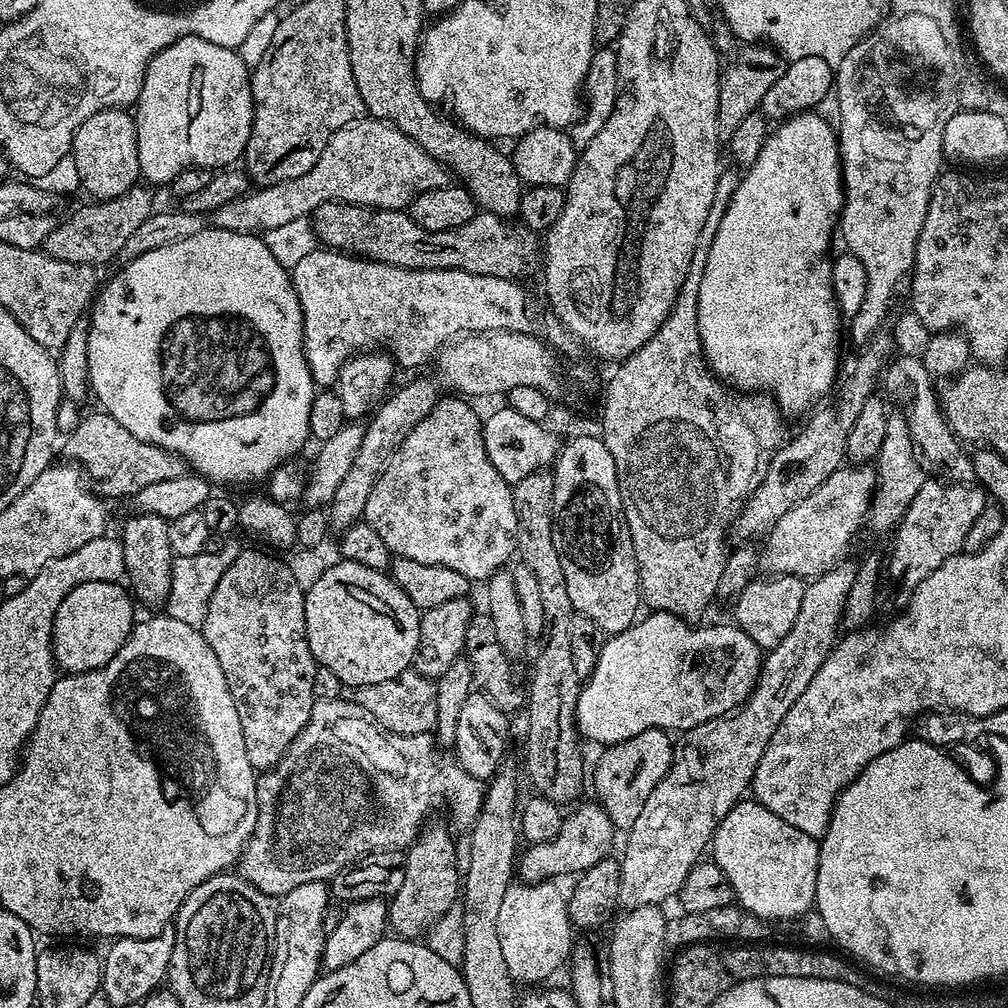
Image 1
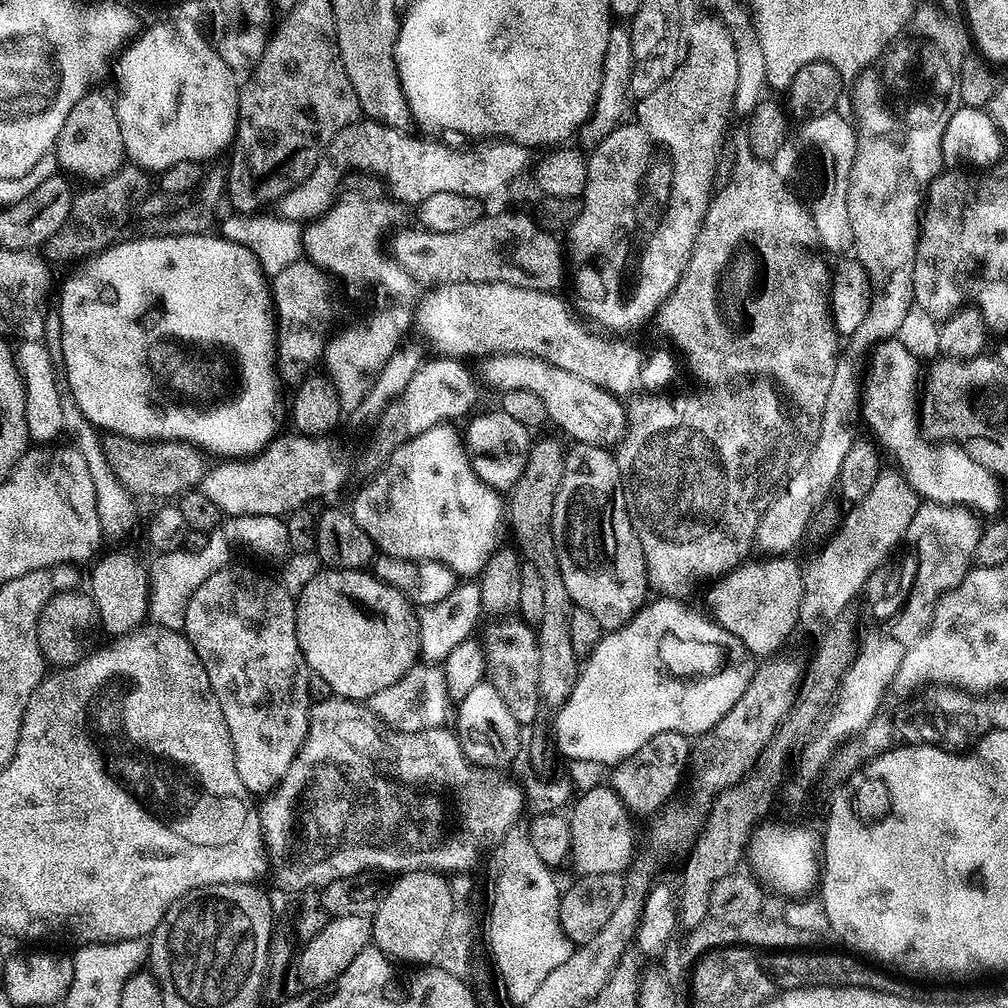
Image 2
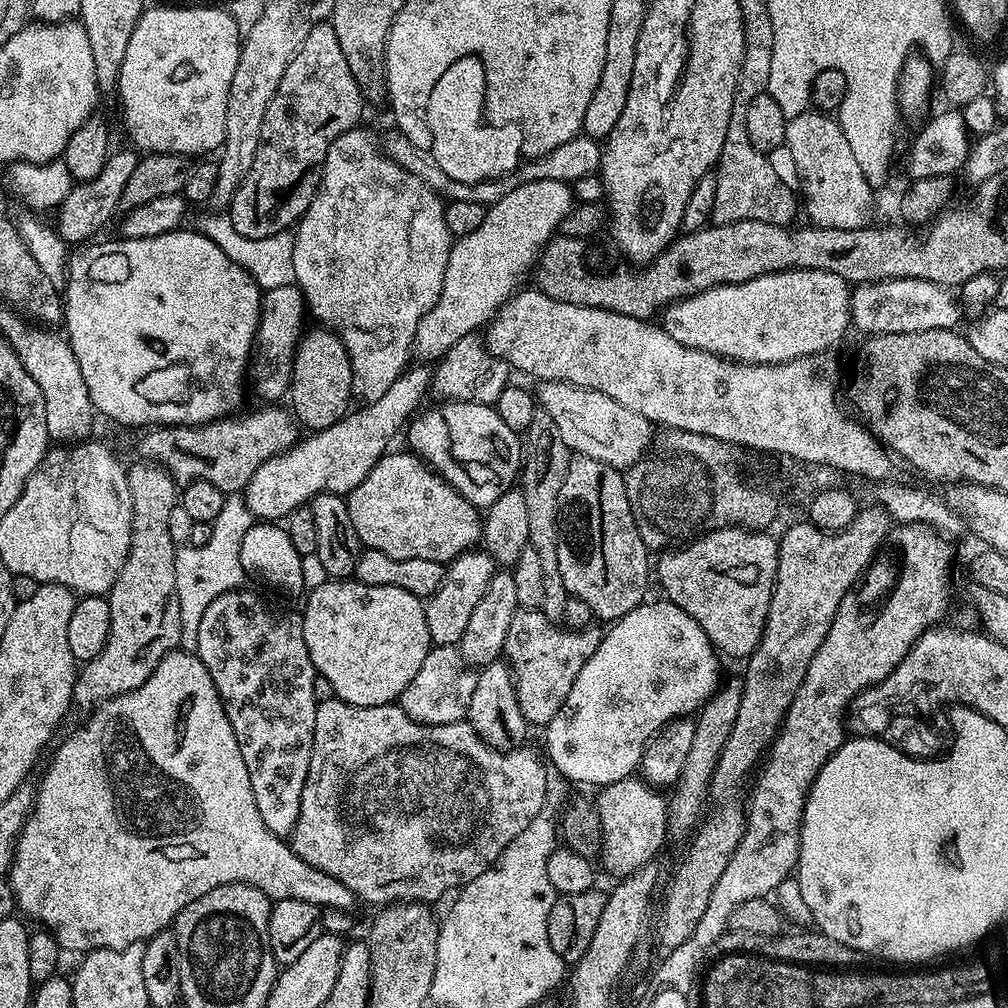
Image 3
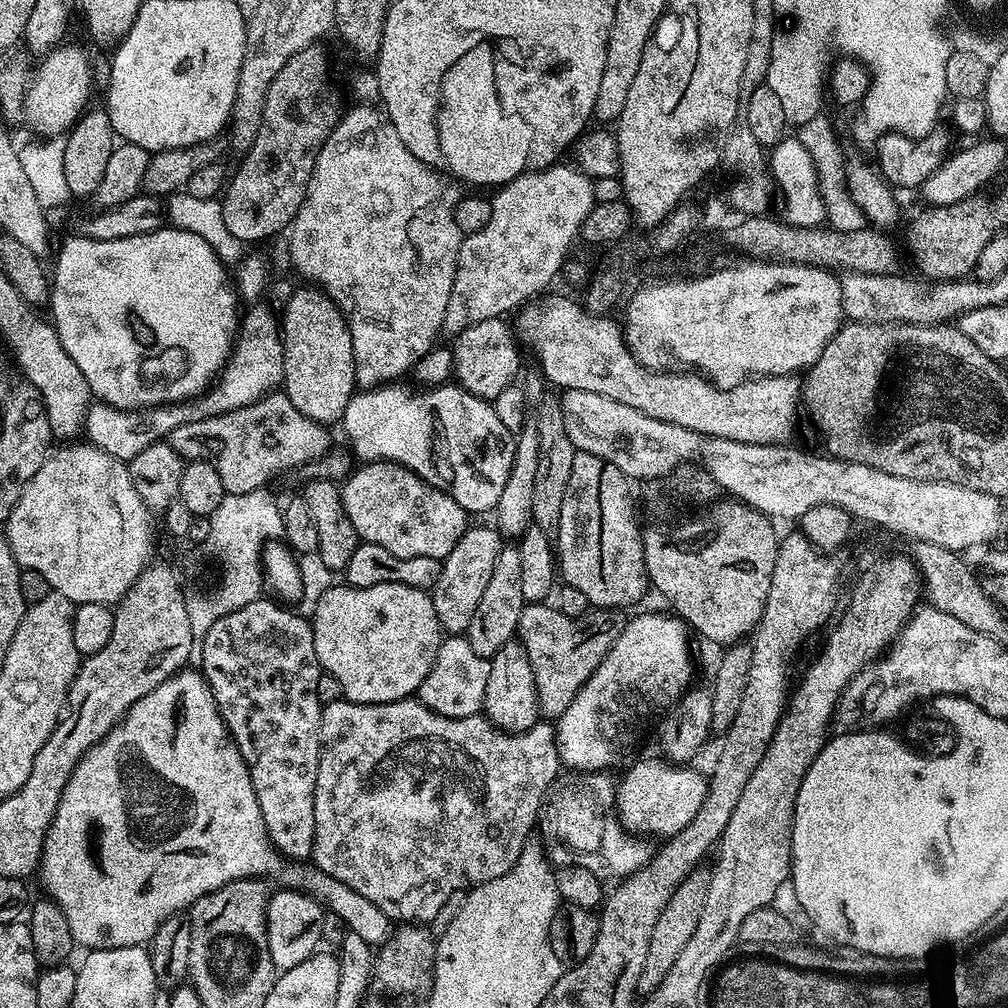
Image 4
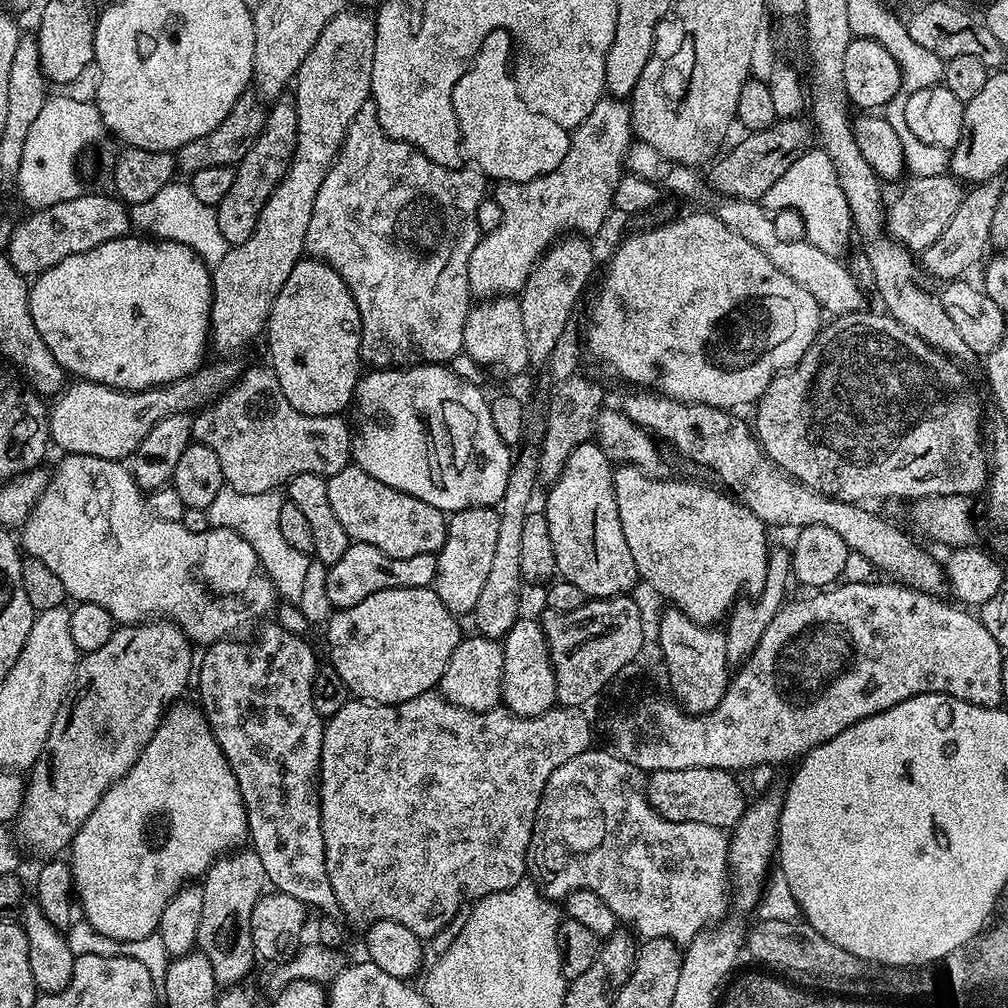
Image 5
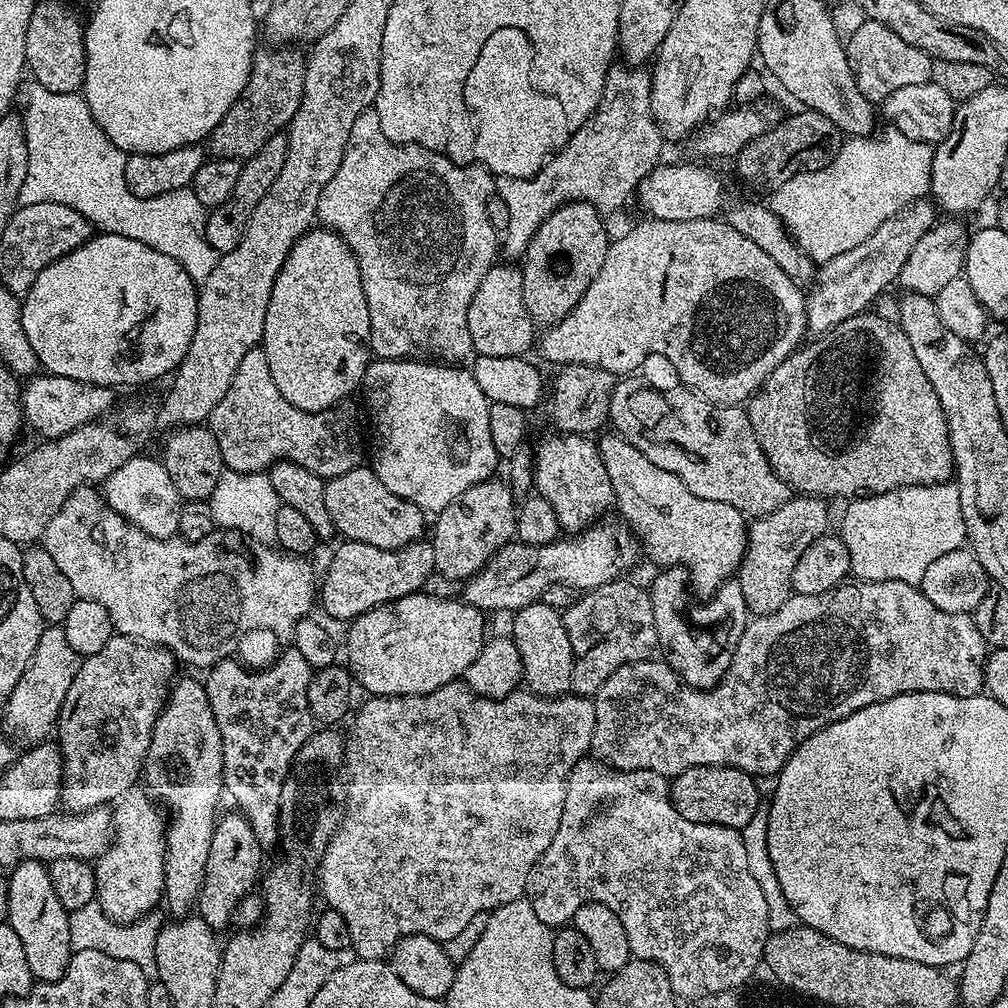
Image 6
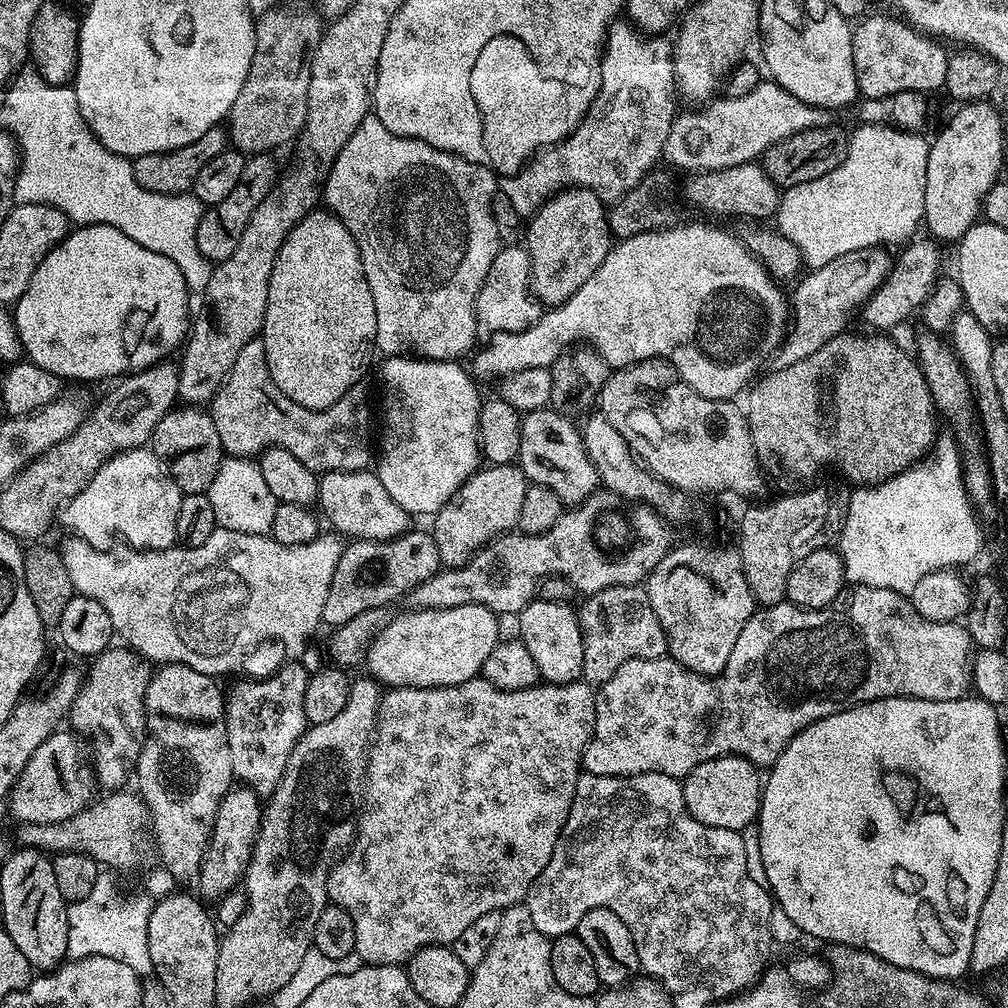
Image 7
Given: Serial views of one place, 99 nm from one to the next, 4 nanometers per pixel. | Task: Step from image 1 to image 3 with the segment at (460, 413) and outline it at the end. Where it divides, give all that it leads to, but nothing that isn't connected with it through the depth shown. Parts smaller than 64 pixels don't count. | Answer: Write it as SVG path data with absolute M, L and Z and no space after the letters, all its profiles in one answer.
M408 450L396 451L389 451L380 459L374 470L370 470L370 474L366 474L360 485L346 497L350 522L354 522L354 530L358 530L361 545L382 550L382 554L390 554L390 558L430 558L430 562L442 565L475 549L482 540L482 516L476 505L458 494L458 490L450 487L440 473L425 464L419 456Z

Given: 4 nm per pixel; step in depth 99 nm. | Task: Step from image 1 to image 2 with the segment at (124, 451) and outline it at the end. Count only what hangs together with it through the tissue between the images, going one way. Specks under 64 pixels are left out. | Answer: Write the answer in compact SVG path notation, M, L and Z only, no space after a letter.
M128 440L126 446L128 446L126 485L128 491L140 498L141 496L179 497L199 486L210 468L210 465L204 461L203 454L205 453L195 444L188 444L185 440Z

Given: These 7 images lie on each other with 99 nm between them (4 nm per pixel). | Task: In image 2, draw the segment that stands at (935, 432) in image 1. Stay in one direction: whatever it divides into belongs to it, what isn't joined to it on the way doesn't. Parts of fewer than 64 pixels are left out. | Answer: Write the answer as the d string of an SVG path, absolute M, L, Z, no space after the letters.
M896 338L877 342L871 349L870 356L872 356L872 369L869 370L868 377L862 380L862 416L864 414L869 426L876 431L881 446L890 455L896 456L896 464L901 468L899 471L908 487L915 491L917 496L934 504L959 506L981 517L994 515L1004 504L1004 492L1000 489L1003 487L996 475L986 470L986 466L978 466L978 462L974 462L974 458L970 458L956 444L931 442L922 437L918 417L918 376L917 380L915 376L917 357Z

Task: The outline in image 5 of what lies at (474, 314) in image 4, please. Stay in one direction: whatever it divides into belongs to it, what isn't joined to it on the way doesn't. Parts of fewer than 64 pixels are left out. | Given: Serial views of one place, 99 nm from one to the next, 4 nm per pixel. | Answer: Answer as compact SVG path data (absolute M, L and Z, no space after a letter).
M601 98L590 110L587 118L571 133L572 141L566 158L545 176L527 180L519 184L513 180L495 185L494 199L502 206L502 222L498 230L481 235L474 254L470 254L468 267L468 290L473 297L491 298L519 294L530 278L540 257L565 234L589 234L596 232L604 224L608 212L613 211L612 195L626 172L626 157L634 143L632 130L632 110L623 99Z

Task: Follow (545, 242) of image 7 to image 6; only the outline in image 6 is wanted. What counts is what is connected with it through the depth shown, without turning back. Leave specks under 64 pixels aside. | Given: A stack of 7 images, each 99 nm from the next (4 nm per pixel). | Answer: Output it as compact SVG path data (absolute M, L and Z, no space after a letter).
M579 200L563 204L558 210L554 210L554 214L550 214L550 218L542 222L542 226L538 226L534 238L528 243L528 248L524 252L520 268L522 298L526 302L526 310L532 318L533 325L557 324L559 320L566 318L566 314L570 314L570 310L574 310L574 306L578 306L582 294L586 294L586 286L594 282L598 270L602 270L602 262L606 262L610 235L608 236L608 228L604 225L604 220L605 217L593 204Z

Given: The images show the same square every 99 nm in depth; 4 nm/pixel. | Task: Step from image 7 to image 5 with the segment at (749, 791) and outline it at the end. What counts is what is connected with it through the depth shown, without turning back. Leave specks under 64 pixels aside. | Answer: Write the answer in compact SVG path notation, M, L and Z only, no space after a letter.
M725 768L662 770L647 777L648 801L662 818L674 822L702 822L715 828L731 830L742 818L746 807L744 788Z

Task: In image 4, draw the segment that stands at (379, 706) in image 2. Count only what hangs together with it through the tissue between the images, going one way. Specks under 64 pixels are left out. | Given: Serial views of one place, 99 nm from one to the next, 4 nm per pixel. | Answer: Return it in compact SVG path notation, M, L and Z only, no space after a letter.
M452 634L441 639L438 658L430 666L430 674L422 678L418 693L421 704L446 718L466 718L481 715L486 698L486 681L490 679L490 659L474 654L474 646L463 635Z

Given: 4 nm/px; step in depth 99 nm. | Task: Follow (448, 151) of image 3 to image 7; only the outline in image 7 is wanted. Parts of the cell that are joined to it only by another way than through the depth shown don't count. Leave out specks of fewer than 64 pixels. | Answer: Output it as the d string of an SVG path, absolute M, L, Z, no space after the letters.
M508 38L495 40L484 51L482 59L470 74L470 90L474 94L478 113L478 140L484 143L487 163L500 176L513 176L520 171L537 152L559 144L570 131L568 94L563 80L549 74L536 63L536 57L519 42Z

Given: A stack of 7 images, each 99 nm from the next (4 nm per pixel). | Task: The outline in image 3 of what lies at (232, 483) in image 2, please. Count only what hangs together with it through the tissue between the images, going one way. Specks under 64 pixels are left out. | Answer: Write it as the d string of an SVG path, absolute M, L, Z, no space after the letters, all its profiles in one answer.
M413 363L405 368L382 398L367 401L360 406L364 408L357 412L356 409L349 411L348 415L334 422L334 426L313 431L305 440L304 437L297 439L293 448L262 462L242 491L244 504L252 511L253 517L262 522L280 522L286 514L290 514L290 510L308 504L323 492L347 497L393 447L392 439L396 432L405 431L406 425L421 407L424 395L429 395L432 374L433 369L427 363Z

